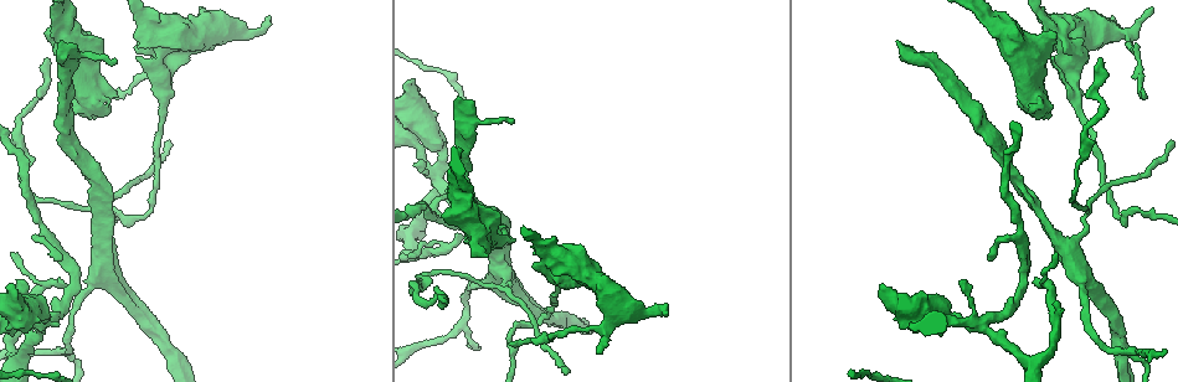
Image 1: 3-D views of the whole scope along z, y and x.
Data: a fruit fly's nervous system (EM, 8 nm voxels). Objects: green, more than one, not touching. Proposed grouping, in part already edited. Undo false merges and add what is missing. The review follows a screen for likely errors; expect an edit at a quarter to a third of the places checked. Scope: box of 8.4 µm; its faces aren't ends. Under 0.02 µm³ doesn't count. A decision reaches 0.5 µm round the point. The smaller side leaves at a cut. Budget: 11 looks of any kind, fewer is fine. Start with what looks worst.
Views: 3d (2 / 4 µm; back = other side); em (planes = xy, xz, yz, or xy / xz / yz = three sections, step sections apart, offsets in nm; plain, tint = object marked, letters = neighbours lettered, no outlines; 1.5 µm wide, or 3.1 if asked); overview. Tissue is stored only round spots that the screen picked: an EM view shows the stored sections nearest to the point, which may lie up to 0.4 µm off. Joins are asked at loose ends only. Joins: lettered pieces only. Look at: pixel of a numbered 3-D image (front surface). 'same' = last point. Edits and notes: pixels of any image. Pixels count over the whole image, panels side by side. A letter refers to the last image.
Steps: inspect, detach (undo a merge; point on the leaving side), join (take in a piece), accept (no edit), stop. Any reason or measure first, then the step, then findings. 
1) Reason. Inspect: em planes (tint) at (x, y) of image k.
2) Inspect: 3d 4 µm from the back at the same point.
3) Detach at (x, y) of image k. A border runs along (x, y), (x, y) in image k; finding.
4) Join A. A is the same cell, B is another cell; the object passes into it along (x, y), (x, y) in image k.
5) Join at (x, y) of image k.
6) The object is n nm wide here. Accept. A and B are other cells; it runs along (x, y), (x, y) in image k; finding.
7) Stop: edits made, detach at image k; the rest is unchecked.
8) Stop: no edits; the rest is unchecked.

Branch stops here. Inspect: em planes (letters) at (270, 20) of image 1.

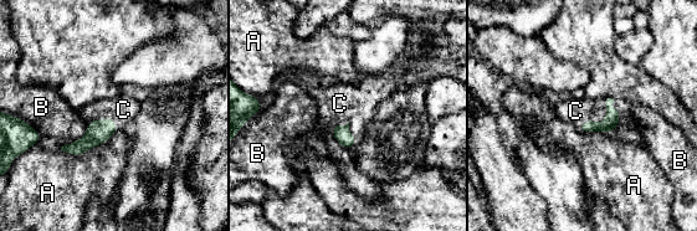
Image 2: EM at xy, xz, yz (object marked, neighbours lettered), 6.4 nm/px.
Join C. C is the same cell, A and B are other cells; the object passes into it along (613, 117), (599, 123), (575, 111) in image 2; the neuron continues.

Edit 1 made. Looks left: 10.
See it whole again. Inspect: overview.

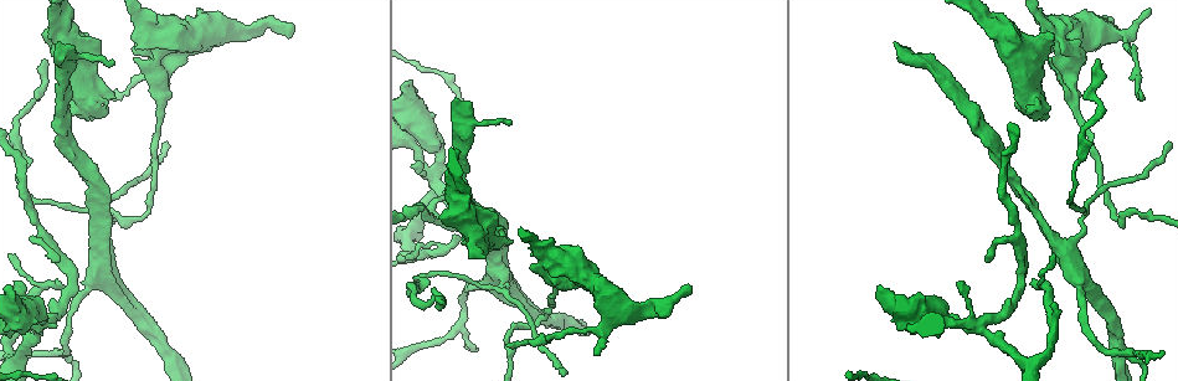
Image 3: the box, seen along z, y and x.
Arms part here. Inspect: em xy step 4 (letters) at (37, 328) of image 3.

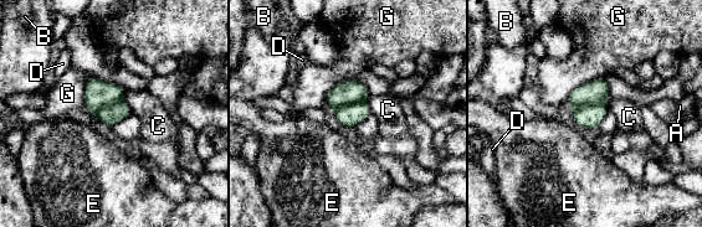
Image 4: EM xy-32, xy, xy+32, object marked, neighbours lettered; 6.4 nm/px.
Detach at (348, 92) of image 4. A, B, C, D, E and G are other cells; a border runs along (363, 99), (341, 106), (334, 111) in image 4; two neurons meet here.

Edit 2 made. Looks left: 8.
See it whole again. Inspect: overview.

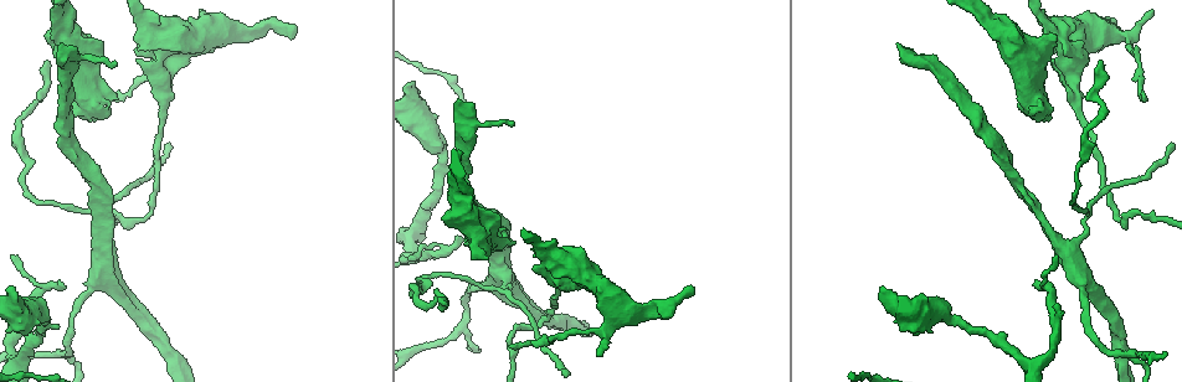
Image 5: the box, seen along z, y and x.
An open end. Inspect: em xz step 4 (letters) at (896, 43) of image 5.

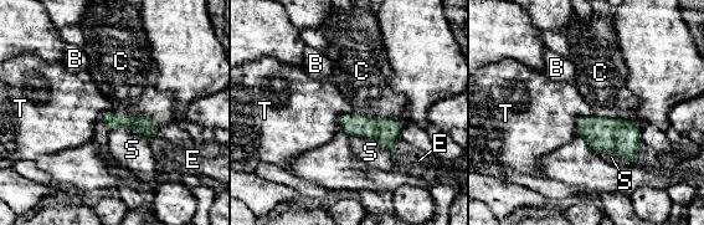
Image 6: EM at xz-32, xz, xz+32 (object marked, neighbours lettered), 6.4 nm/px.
The object is 110 nm wide here. Join C. C is the same cell, B, E, S and T are other cells; the neuron continues.

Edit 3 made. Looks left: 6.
Stop: edits made, join at image 2, detach at image 4, join at image 6; the rest is unchecked.

